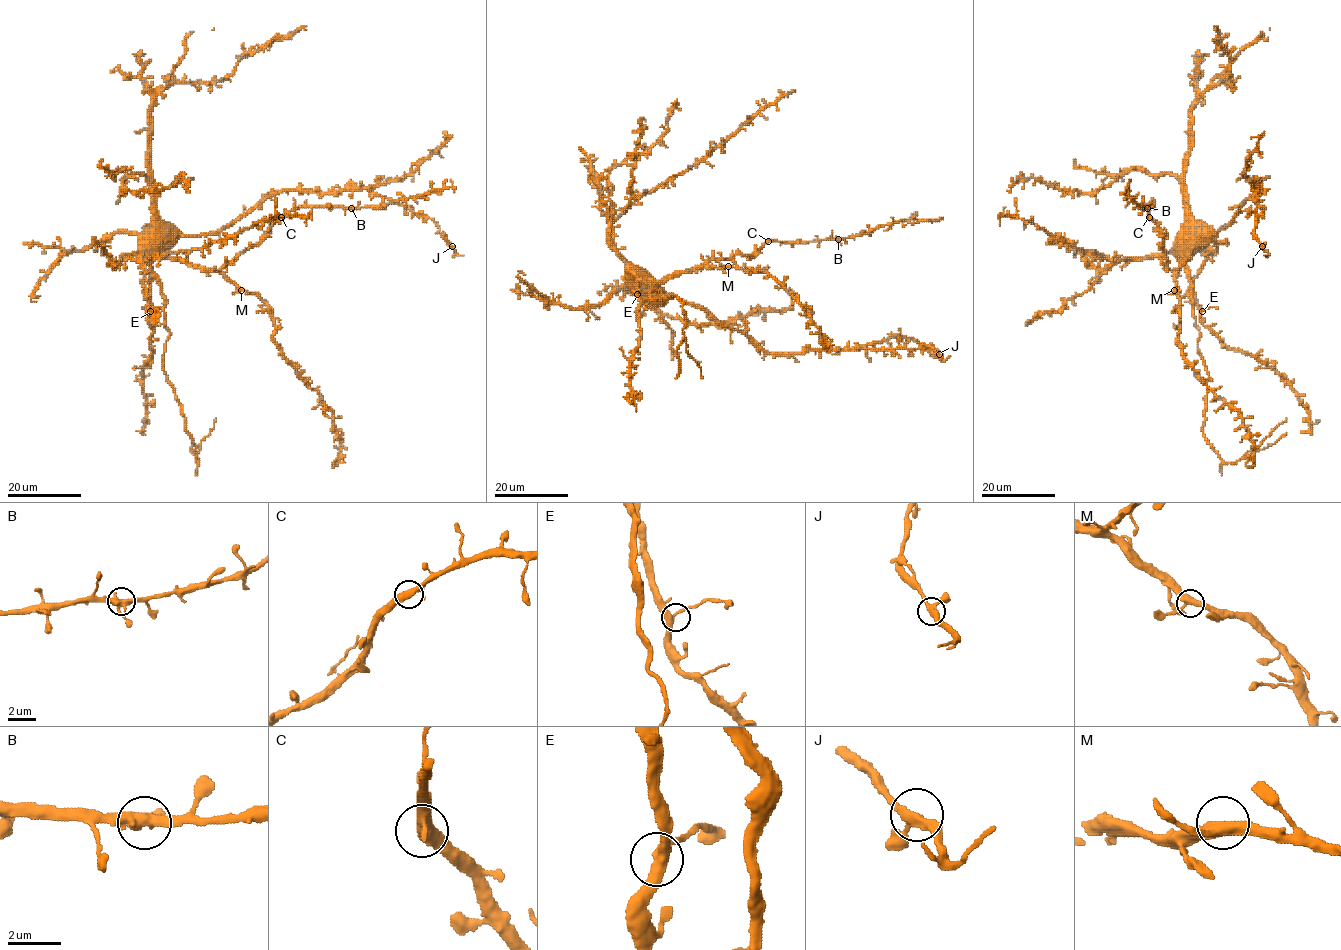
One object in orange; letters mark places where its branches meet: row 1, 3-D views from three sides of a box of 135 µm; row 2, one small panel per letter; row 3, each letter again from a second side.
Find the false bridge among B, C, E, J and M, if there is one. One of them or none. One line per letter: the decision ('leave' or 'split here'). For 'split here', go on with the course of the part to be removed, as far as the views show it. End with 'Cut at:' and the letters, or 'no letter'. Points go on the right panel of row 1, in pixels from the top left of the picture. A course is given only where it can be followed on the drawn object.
B: leave
C: leave
E: leave
J: leave
M: leave
Cut at: no letter

